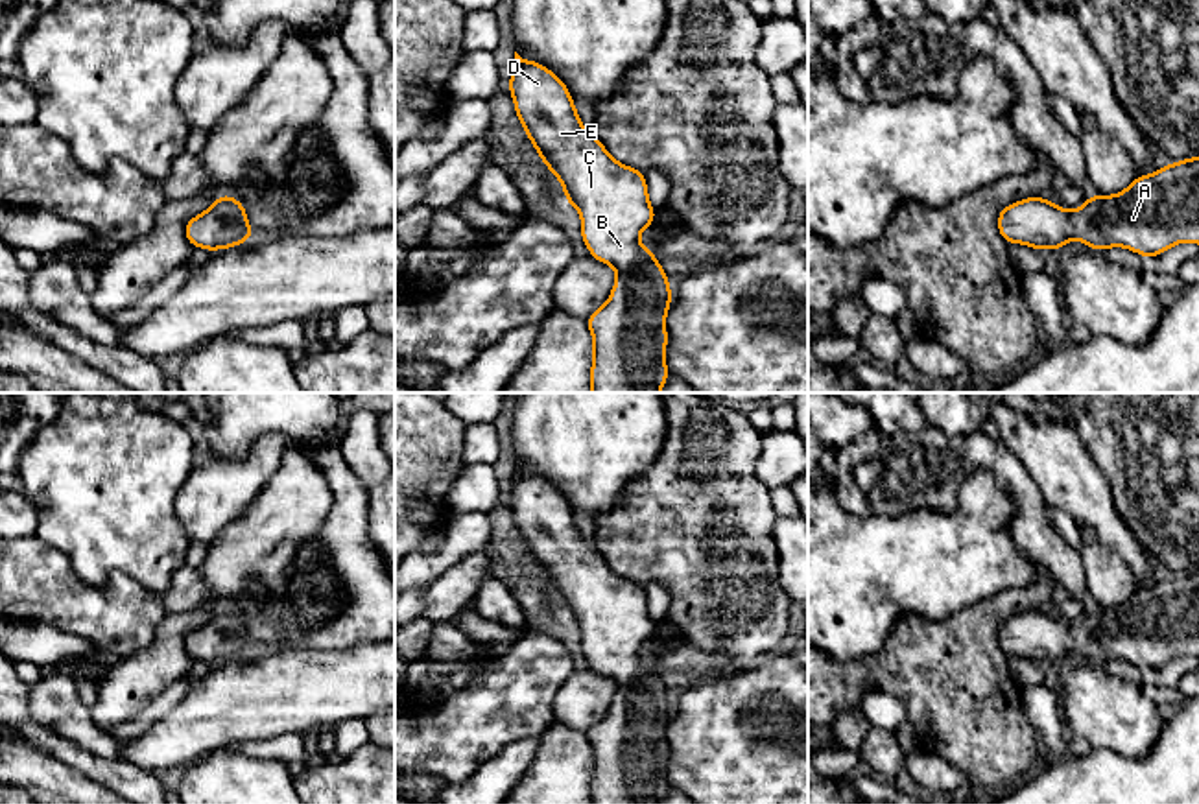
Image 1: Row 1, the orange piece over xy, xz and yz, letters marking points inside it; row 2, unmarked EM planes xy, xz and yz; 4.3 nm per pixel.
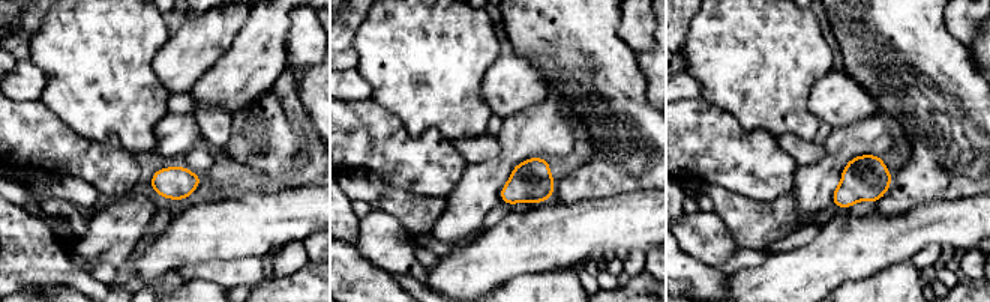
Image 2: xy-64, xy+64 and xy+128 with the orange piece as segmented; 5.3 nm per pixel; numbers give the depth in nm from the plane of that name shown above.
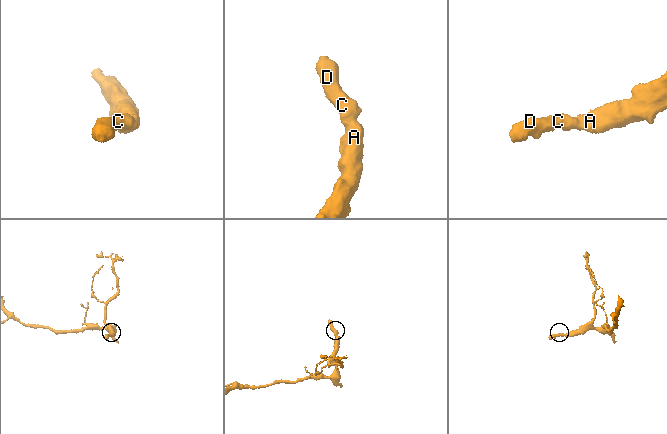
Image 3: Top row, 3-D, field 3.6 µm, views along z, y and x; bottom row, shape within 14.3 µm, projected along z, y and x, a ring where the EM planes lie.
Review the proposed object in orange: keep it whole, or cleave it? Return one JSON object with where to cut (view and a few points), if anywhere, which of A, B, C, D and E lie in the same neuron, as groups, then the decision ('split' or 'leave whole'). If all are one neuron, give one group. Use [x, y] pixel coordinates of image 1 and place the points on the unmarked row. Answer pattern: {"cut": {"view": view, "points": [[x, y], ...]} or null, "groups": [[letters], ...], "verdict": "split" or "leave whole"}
{"cut": null, "groups": [["A", "B", "C", "D", "E"]], "verdict": "leave whole"}

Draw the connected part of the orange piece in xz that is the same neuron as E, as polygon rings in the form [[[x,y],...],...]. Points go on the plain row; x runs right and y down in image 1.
[[[516,465],[509,507],[529,555],[561,594],[564,614],[577,621],[581,653],[590,669],[618,684],[607,715],[585,732],[594,756],[590,804],[662,804],[670,789],[666,728],[673,706],[655,666],[638,653],[657,629],[644,585],[614,573],[601,553],[585,542],[568,500],[550,481],[522,472]]]

